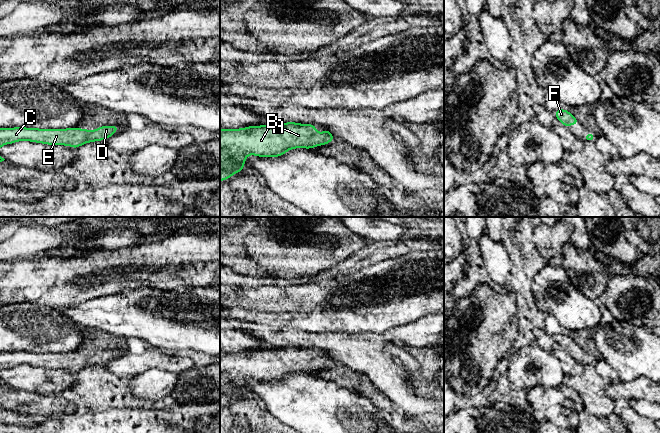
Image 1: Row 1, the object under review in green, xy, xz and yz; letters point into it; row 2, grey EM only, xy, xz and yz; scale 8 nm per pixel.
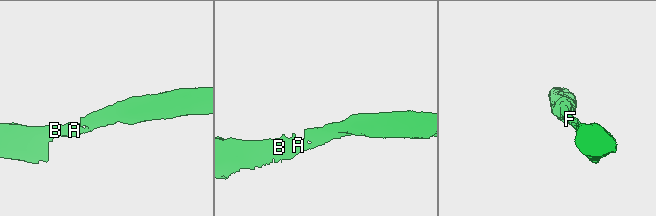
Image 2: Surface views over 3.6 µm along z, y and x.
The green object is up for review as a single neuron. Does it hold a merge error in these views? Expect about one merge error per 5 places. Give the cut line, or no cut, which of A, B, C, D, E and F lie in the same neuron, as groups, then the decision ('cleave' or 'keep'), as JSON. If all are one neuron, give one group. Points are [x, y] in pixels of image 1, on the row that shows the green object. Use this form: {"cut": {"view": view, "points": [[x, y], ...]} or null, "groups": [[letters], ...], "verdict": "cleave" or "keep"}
{"cut": null, "groups": [["A", "B", "C", "D", "E", "F"]], "verdict": "keep"}

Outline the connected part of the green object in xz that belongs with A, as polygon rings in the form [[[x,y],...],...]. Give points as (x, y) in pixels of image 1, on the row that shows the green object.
[[[273,123],[242,129],[220,129],[220,181],[241,172],[246,156],[279,157],[292,148],[312,149],[335,140],[330,130],[316,133],[315,124]]]

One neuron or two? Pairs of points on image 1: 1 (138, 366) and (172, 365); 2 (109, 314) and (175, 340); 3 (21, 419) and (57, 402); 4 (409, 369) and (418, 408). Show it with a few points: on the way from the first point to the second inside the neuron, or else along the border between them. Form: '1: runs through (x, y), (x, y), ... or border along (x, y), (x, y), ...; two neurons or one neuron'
1: runs through (146, 362), (164, 362); one neuron
2: runs through (125, 314), (148, 315), (159, 324); one neuron
3: border along (10, 410), (43, 417); two neurons
4: runs through (402, 379), (402, 392), (408, 398); one neuron

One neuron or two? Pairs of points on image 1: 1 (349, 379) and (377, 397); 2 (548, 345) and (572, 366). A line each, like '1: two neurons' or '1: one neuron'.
1: one neuron
2: one neuron

